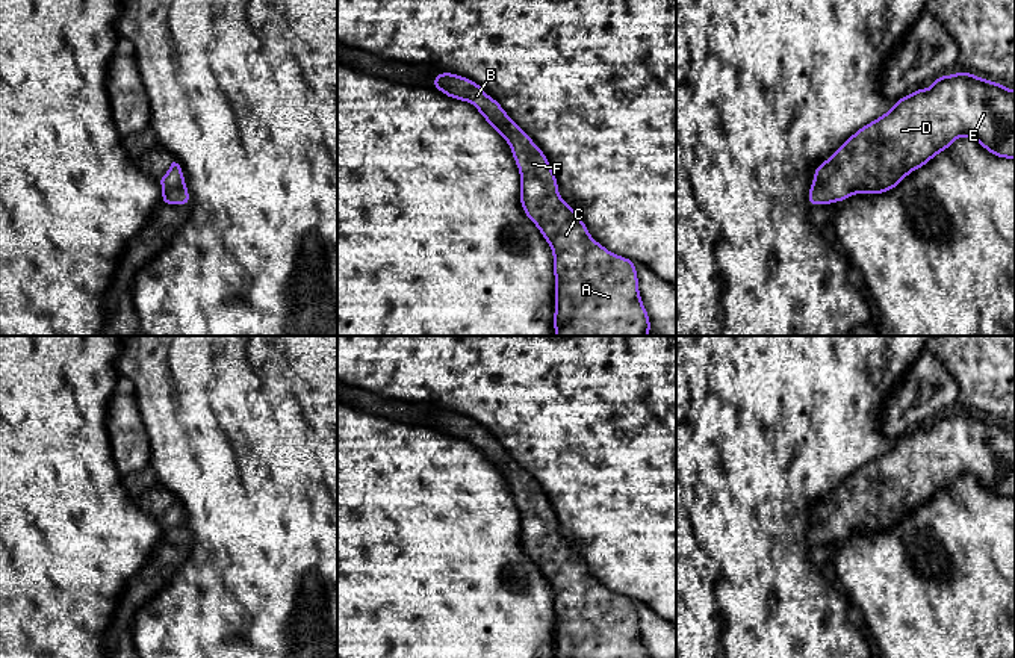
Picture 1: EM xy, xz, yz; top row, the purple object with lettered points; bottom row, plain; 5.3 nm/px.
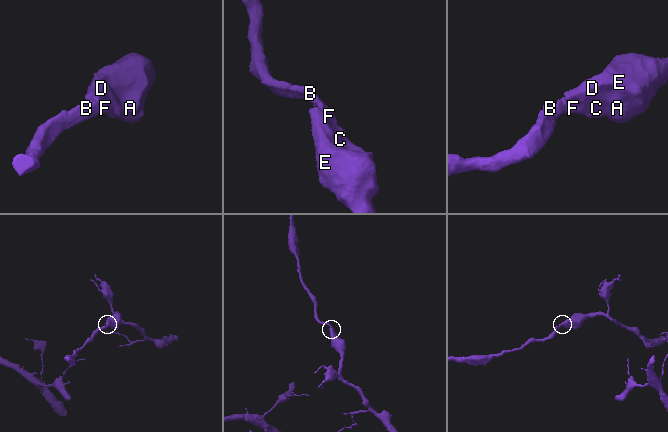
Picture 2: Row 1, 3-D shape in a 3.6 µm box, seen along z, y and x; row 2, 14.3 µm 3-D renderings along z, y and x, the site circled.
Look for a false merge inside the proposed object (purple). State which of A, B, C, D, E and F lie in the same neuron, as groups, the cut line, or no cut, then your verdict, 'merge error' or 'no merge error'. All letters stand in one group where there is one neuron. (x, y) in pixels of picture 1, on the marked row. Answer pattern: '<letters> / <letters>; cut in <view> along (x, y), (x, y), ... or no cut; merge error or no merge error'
A B C D E F; no cut; no merge error

